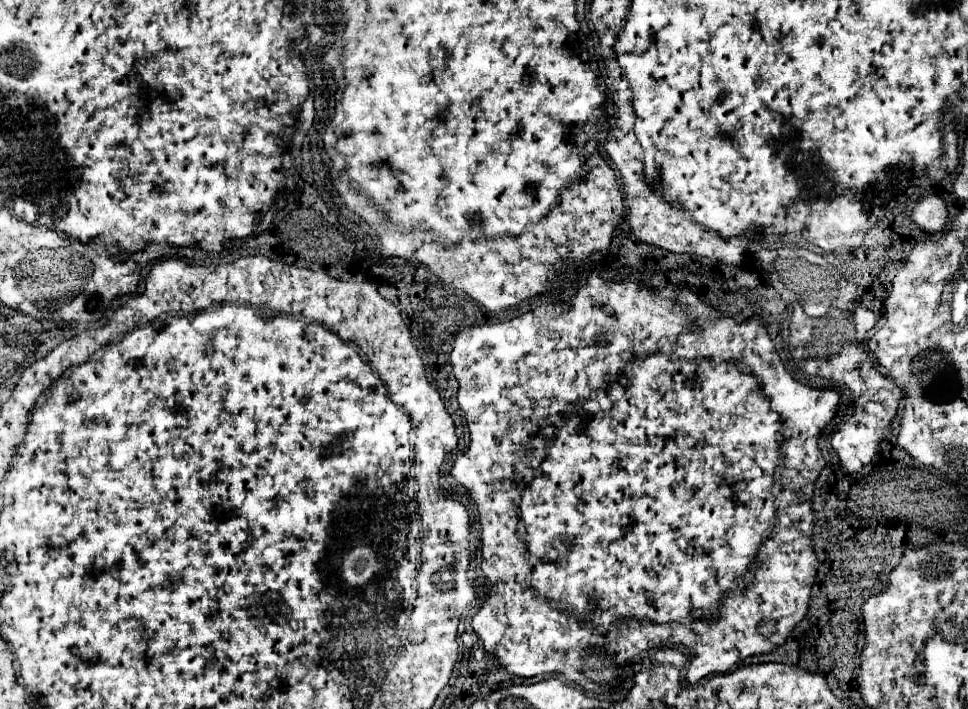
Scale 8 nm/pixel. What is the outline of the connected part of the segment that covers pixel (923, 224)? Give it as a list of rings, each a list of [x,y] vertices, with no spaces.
[[[927,196],[913,208],[913,220],[925,232],[941,232],[947,224],[947,206],[937,196]]]

